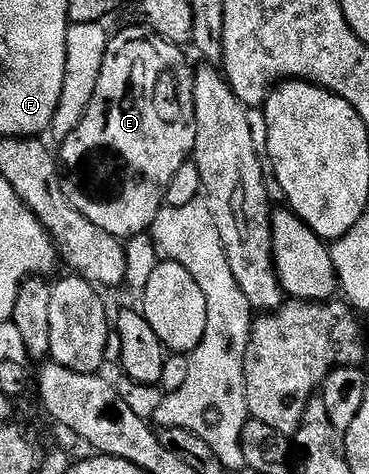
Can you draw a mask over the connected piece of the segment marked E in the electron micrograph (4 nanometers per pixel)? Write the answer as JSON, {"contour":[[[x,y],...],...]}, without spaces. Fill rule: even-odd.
{"contour":[[[138,27],[139,28],[127,28],[124,32],[117,33],[116,36],[114,33],[114,35],[108,39],[105,62],[101,66],[101,78],[97,78],[97,90],[93,90],[93,102],[89,102],[89,110],[85,110],[85,118],[81,118],[77,130],[73,130],[62,139],[61,144],[63,144],[63,149],[58,149],[57,152],[62,167],[66,169],[66,171],[67,168],[71,171],[68,176],[66,173],[65,179],[63,180],[63,189],[69,198],[69,202],[73,202],[73,206],[77,210],[81,210],[81,214],[85,214],[85,218],[89,218],[89,222],[93,222],[93,226],[101,226],[101,230],[105,230],[109,234],[120,238],[141,236],[150,229],[151,224],[157,218],[157,214],[165,207],[169,181],[173,178],[173,174],[177,174],[177,170],[181,170],[181,166],[192,159],[195,151],[195,139],[197,138],[195,103],[193,102],[193,82],[195,81],[193,64],[187,61],[187,56],[183,53],[186,51],[184,51],[180,45],[171,44],[167,40],[162,40],[146,27]],[[95,155],[104,156],[109,163],[115,164],[115,168],[119,172],[79,172],[83,168],[83,163],[85,163],[90,156]]]}

